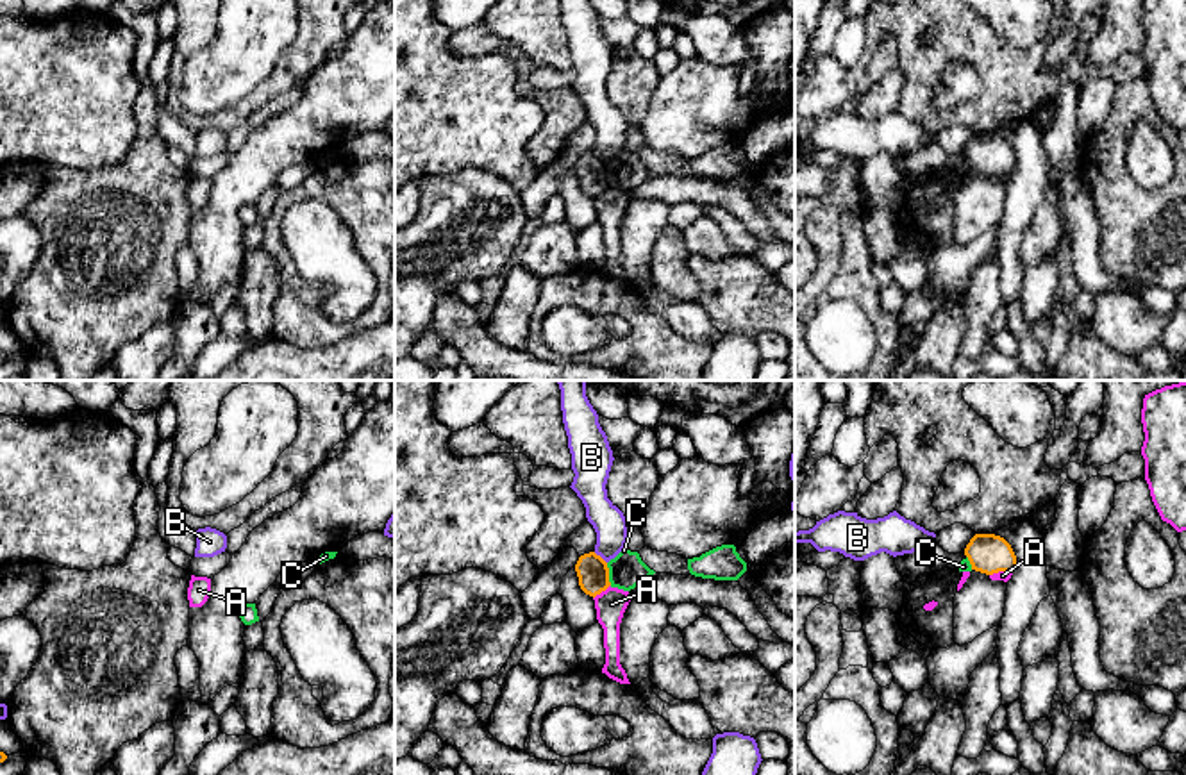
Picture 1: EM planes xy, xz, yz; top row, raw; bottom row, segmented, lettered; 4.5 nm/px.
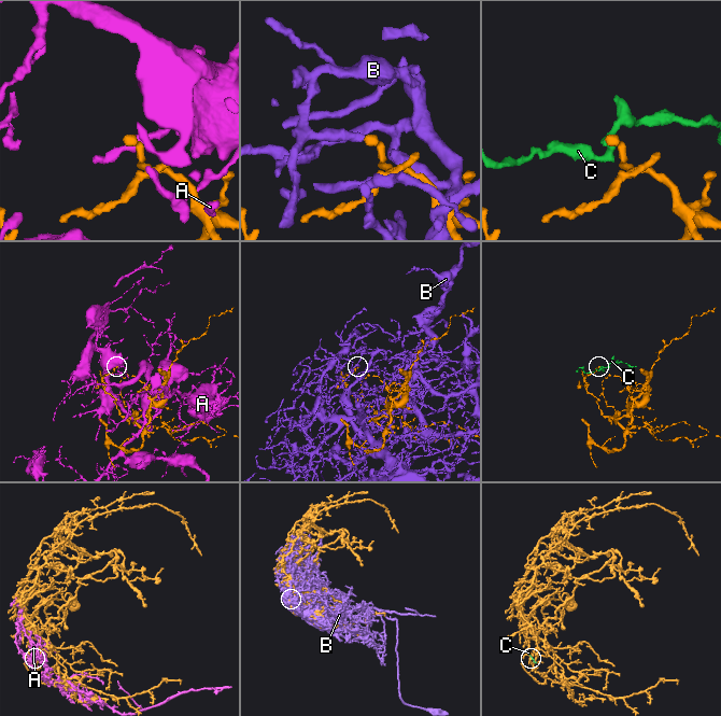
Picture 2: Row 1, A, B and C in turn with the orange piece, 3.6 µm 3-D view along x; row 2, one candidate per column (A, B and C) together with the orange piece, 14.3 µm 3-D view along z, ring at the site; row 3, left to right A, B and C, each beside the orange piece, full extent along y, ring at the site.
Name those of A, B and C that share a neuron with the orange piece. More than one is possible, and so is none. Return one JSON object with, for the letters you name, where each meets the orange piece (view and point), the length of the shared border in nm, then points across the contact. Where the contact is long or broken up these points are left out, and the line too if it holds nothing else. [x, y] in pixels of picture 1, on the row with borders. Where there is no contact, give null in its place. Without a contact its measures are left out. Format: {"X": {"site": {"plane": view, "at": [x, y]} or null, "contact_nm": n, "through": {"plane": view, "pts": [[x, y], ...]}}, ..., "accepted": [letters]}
{"accepted": []}

